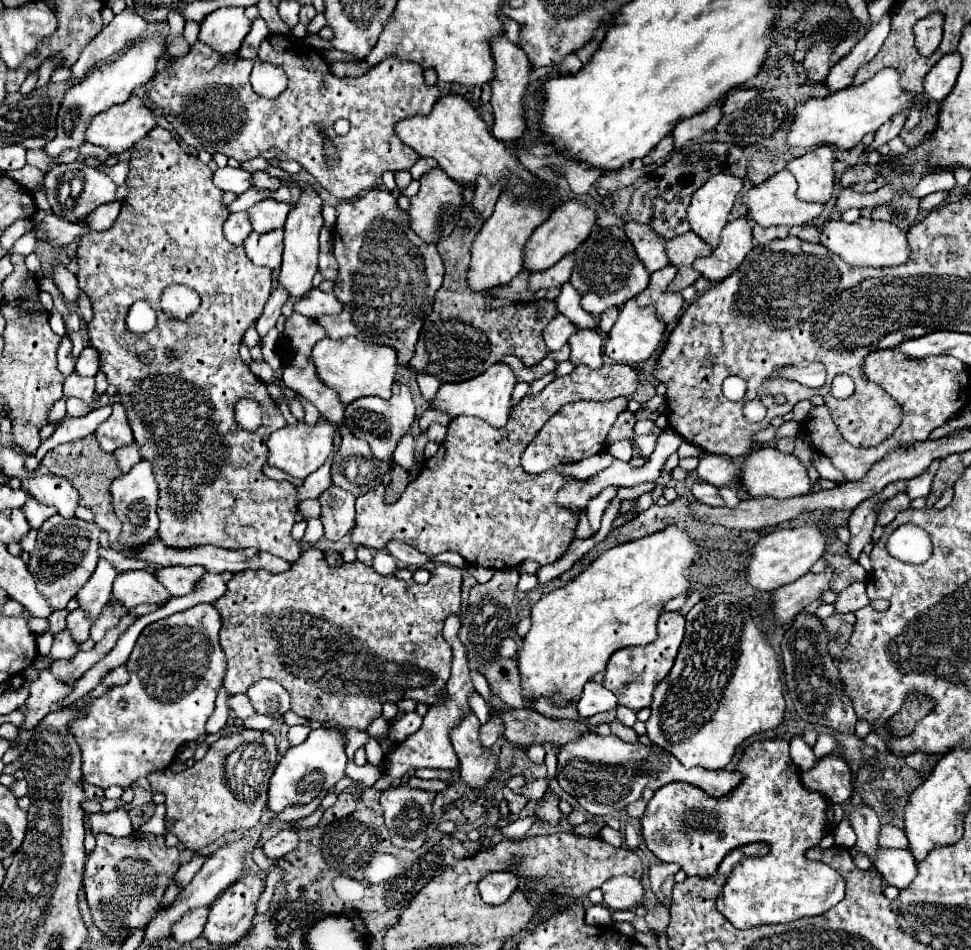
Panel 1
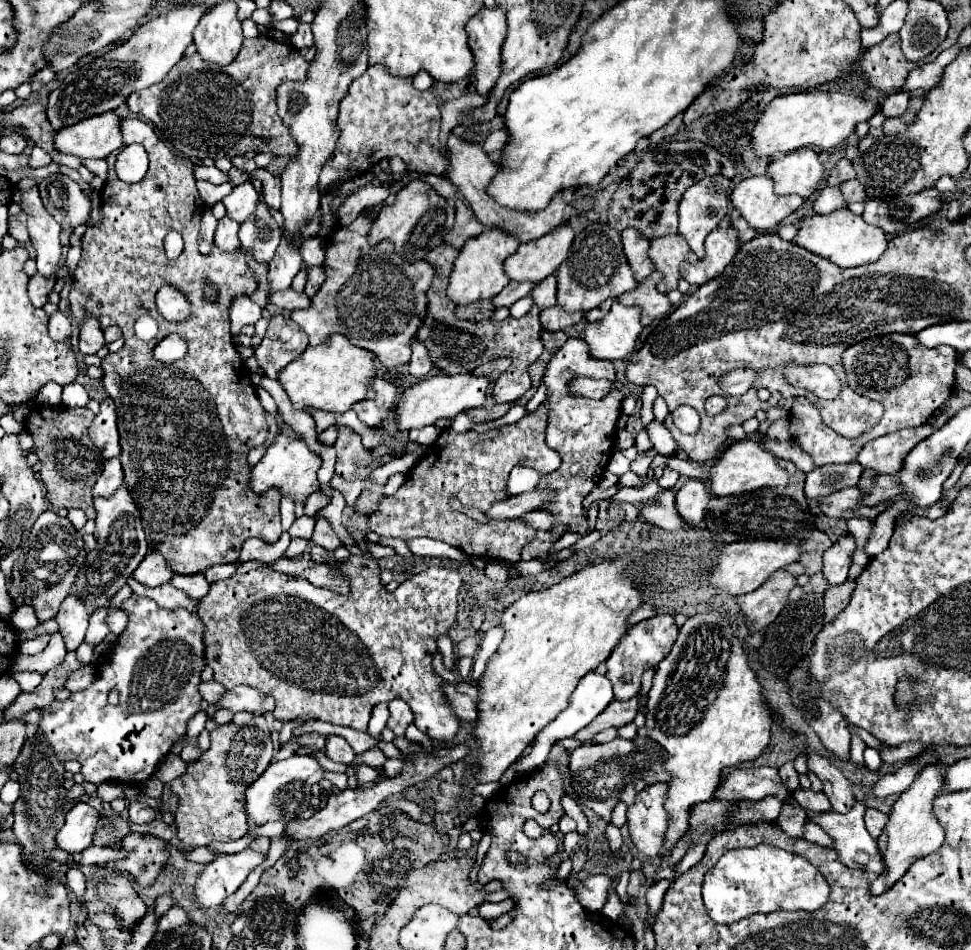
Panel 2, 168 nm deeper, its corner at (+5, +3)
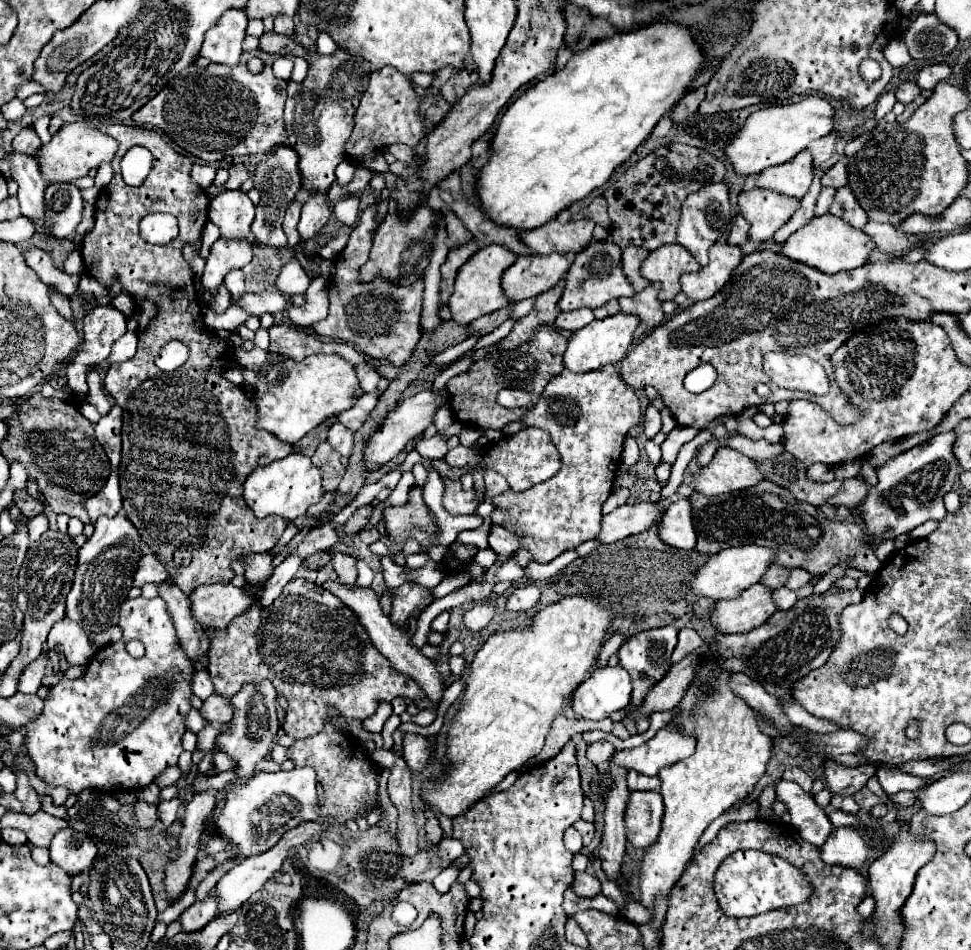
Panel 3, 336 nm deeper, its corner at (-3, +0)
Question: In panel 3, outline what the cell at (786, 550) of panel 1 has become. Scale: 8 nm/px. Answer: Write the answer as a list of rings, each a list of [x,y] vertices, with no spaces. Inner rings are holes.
[[[738,546],[738,548],[726,548],[714,556],[710,556],[694,574],[690,580],[690,588],[696,596],[706,596],[712,600],[720,598],[736,598],[742,590],[750,588],[752,584],[760,582],[766,568],[770,566],[770,558],[774,552],[762,546]]]

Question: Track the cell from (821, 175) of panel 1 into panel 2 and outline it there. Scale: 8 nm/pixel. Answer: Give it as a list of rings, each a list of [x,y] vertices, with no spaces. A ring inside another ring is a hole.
[[[802,147],[790,155],[774,159],[768,167],[768,175],[774,179],[778,195],[796,193],[808,199],[818,189],[818,183],[824,177],[824,167],[816,149]]]

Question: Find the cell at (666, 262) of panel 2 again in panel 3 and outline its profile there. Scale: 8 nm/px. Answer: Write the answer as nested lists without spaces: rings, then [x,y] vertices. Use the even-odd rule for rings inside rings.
[[[678,244],[662,246],[648,254],[648,258],[642,262],[640,272],[642,278],[648,282],[660,282],[662,290],[658,294],[660,302],[672,300],[680,292],[680,276],[684,272],[698,272],[700,266],[694,260],[690,252],[686,252]]]

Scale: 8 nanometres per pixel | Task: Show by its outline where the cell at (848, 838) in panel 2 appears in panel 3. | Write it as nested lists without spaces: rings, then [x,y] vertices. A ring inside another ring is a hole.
[[[838,828],[830,838],[820,846],[820,858],[826,864],[840,864],[856,868],[866,864],[870,856],[868,840],[854,828]]]

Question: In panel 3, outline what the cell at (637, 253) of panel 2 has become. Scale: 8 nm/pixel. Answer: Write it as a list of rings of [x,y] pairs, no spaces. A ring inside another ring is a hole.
[[[628,246],[622,250],[622,272],[628,278],[628,282],[634,286],[634,292],[642,292],[648,286],[648,282],[644,282],[640,276],[640,264],[644,262],[646,256],[648,250],[642,250],[638,246],[636,248]]]

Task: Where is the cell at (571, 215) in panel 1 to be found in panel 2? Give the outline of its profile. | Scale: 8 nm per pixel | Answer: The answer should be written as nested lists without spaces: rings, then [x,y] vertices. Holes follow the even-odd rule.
[[[570,223],[558,225],[548,235],[522,243],[514,255],[504,263],[504,271],[514,281],[542,281],[552,275],[566,259],[574,241],[574,227]]]

